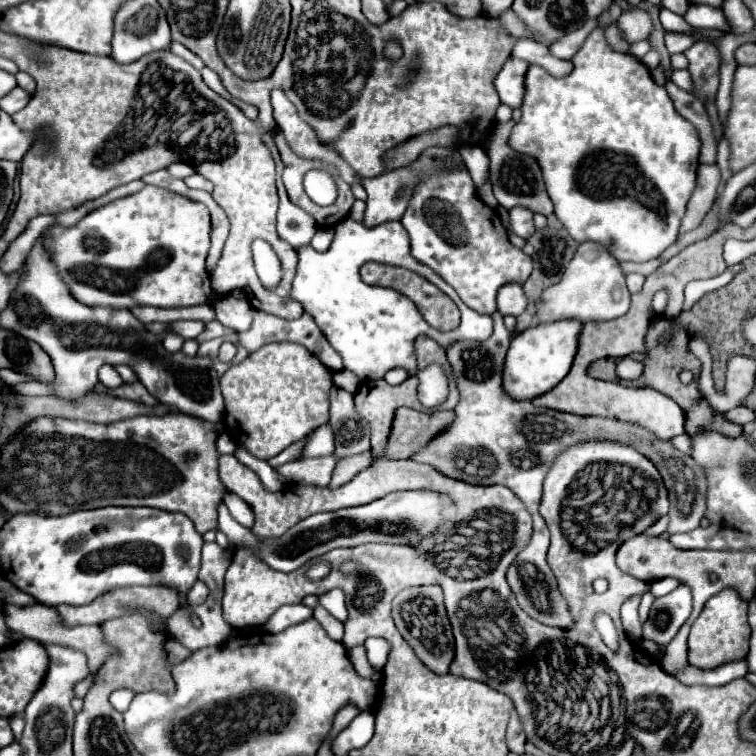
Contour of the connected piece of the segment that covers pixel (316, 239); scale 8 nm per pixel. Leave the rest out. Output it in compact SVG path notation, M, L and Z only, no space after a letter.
M319 228L312 238L310 245L318 252L325 252L329 249L334 238L334 230L330 228Z

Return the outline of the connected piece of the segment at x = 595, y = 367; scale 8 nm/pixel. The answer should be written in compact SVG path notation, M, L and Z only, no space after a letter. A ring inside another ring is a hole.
M601 358L601 360L593 362L593 364L589 364L587 374L593 376L593 378L599 378L599 380L617 380L615 360L613 358Z

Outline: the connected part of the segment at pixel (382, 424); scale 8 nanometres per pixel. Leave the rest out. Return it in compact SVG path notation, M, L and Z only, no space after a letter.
M415 376L407 378L399 386L385 386L384 379L366 380L360 384L354 397L355 409L369 422L371 428L371 445L385 445L393 420L393 412L399 406L418 408L426 411L421 402L417 400L417 384Z

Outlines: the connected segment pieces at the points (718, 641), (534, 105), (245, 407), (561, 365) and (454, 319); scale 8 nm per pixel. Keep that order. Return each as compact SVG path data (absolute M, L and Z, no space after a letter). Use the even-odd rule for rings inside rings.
M725 588L705 602L705 608L691 626L689 664L701 670L713 670L721 664L743 660L749 650L749 636L751 626L747 622L747 602L733 588Z
M595 28L589 38L585 40L585 44L581 46L581 50L573 56L573 72L565 78L553 78L545 68L541 66L529 66L527 70L527 94L525 94L525 102L521 106L521 120L515 124L509 144L513 150L523 152L523 154L531 154L533 158L537 158L541 170L543 170L543 178L547 184L547 192L555 204L555 214L561 220L561 224L569 230L569 234L575 238L575 242L583 244L583 242L597 242L603 244L619 262L629 260L629 262L645 262L645 260L653 260L657 258L667 246L671 246L677 240L679 234L679 224L687 206L687 200L695 188L695 170L697 170L697 158L699 158L699 136L697 130L675 110L669 94L665 92L663 86L657 86L649 74L649 70L643 66L641 60L629 56L629 54L619 54L613 50L607 50L607 42L603 36L603 28Z
M271 342L249 354L243 362L233 364L221 376L225 410L237 420L223 418L223 424L227 432L233 434L233 440L245 446L249 454L269 460L293 442L305 438L319 424L327 422L332 375L332 371L321 366L321 362L313 358L309 350L303 350L303 346L293 342Z
M551 322L551 324L533 326L533 328L527 328L521 334L515 334L513 340L511 340L511 346L507 350L507 356L505 356L503 390L517 400L533 400L533 398L545 394L545 390L551 390L553 386L557 386L557 382L561 382L567 376L569 366L573 362L573 354L577 352L579 330L581 330L579 322Z
M367 262L367 264L361 268L361 278L363 278L367 284L395 288L395 290L399 290L401 294L409 296L409 298L415 302L415 306L421 310L423 318L425 318L431 326L435 326L437 330L453 330L453 328L457 328L459 322L461 322L457 304L455 304L447 294L443 294L437 286L433 286L429 280L421 278L421 274L413 274L411 270L405 270L405 268L395 268L395 266L385 266L385 264L377 264L377 262Z

